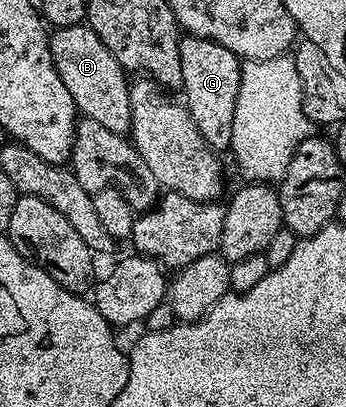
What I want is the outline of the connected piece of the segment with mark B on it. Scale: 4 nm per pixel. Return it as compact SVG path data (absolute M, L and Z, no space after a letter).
M86 25L58 28L50 36L51 56L57 73L61 73L61 81L65 81L65 89L69 89L69 97L73 97L76 112L89 121L98 121L104 129L118 135L127 135L131 129L131 83L128 72L105 49L105 41L93 33Z

